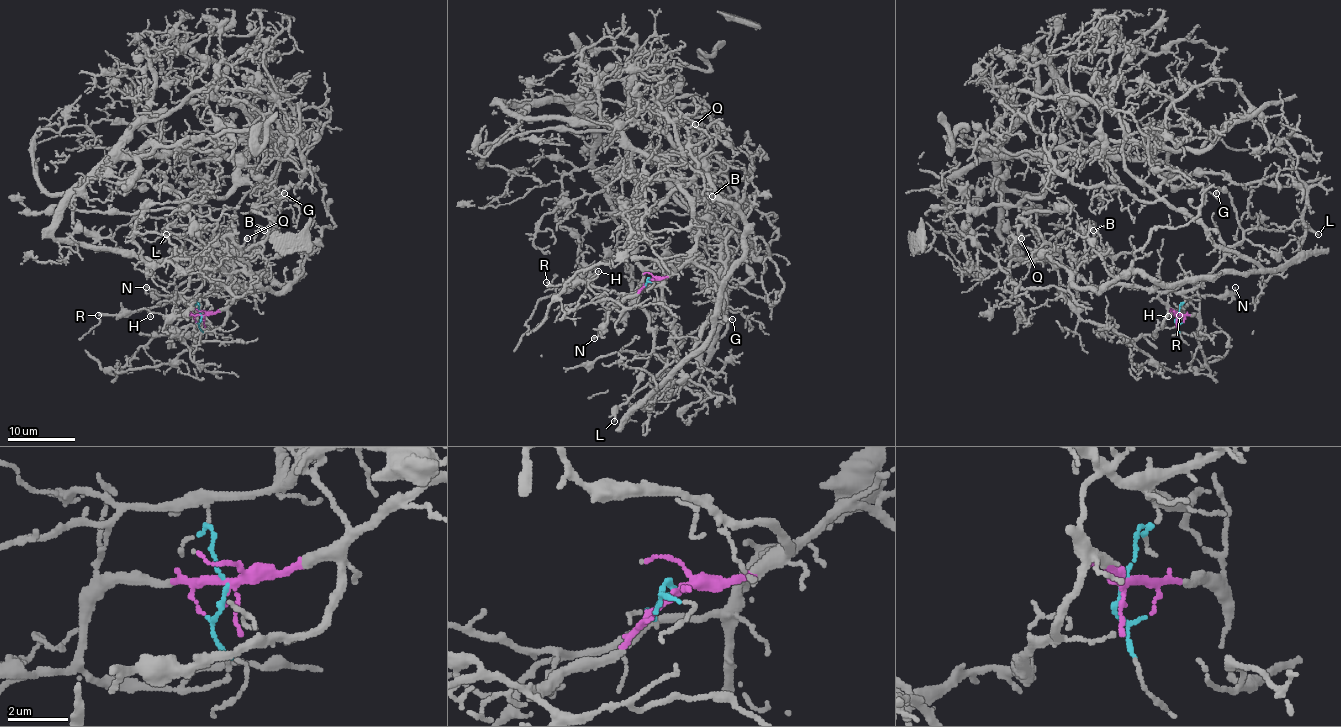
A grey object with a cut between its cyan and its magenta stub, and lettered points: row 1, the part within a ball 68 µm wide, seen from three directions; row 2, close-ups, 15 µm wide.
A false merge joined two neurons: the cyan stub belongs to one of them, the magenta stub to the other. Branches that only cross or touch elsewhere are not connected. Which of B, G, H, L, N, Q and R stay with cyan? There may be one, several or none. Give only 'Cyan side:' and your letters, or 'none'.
Cyan side: G, H, L, N, R

